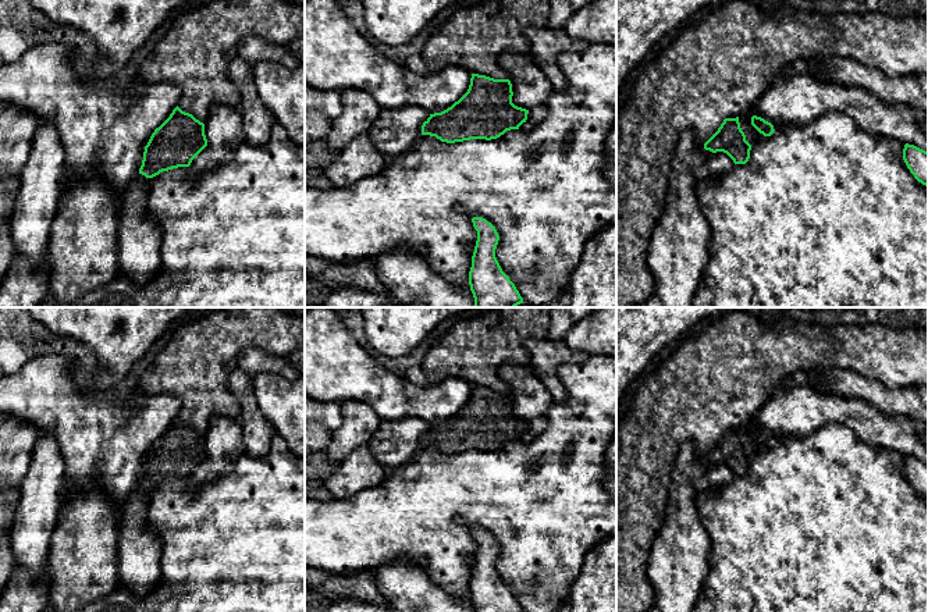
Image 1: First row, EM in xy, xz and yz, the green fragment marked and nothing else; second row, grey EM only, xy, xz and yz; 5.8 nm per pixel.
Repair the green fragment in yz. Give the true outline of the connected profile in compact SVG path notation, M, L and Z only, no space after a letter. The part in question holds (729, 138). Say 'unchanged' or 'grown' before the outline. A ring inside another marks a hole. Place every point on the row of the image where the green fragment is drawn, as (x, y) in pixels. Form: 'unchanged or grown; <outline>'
unchanged; M739 117L725 118L718 131L704 143L712 153L726 153L735 164L746 164L750 159L751 145L740 128Z

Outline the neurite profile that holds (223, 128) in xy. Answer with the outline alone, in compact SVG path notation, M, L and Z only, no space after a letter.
M221 103L211 104L205 122L205 135L207 146L189 166L195 175L216 170L232 161L237 147L245 142L239 107Z

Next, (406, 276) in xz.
M406 248L381 255L376 261L378 281L394 302L420 302L424 307L474 307L470 289L449 284L427 260Z

